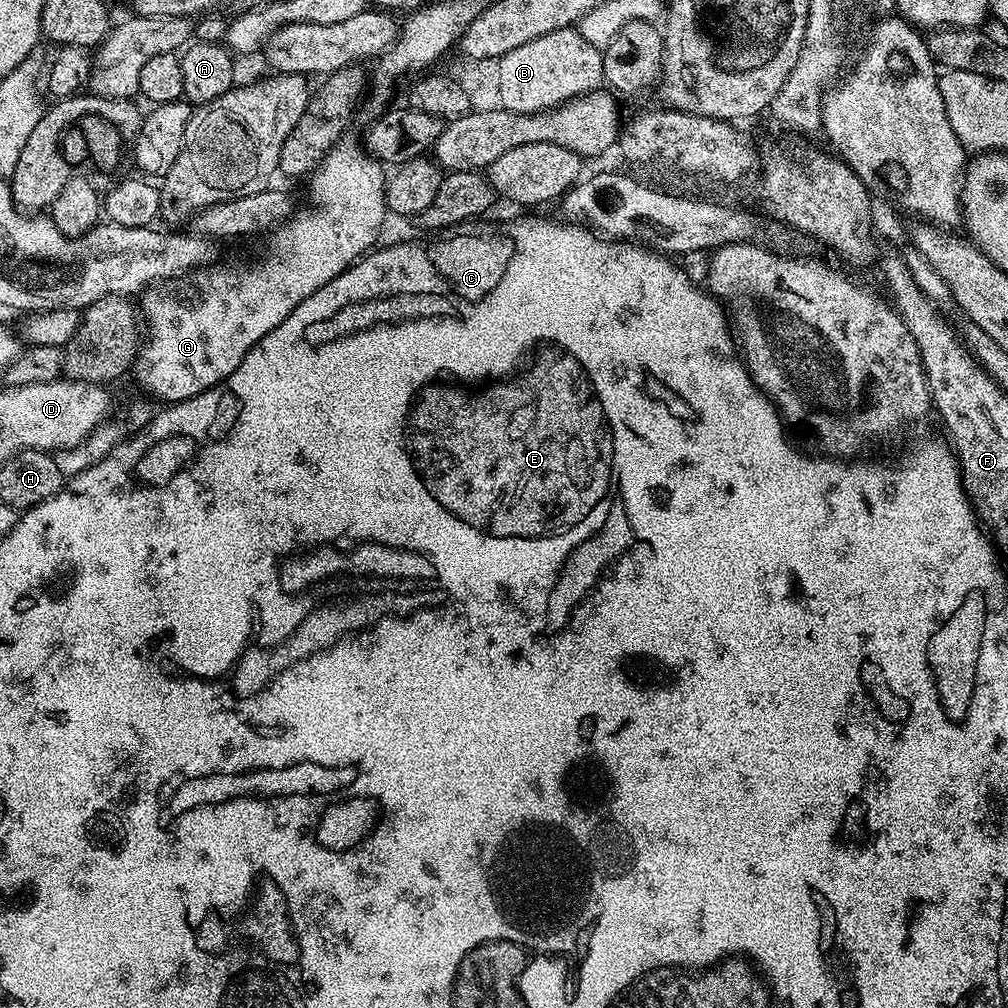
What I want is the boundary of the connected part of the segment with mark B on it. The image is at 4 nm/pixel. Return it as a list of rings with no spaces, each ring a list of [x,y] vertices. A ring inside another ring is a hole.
[[[564,29],[526,42],[500,58],[503,108],[514,113],[548,111],[597,91],[604,81],[603,51],[590,46],[577,29]]]

